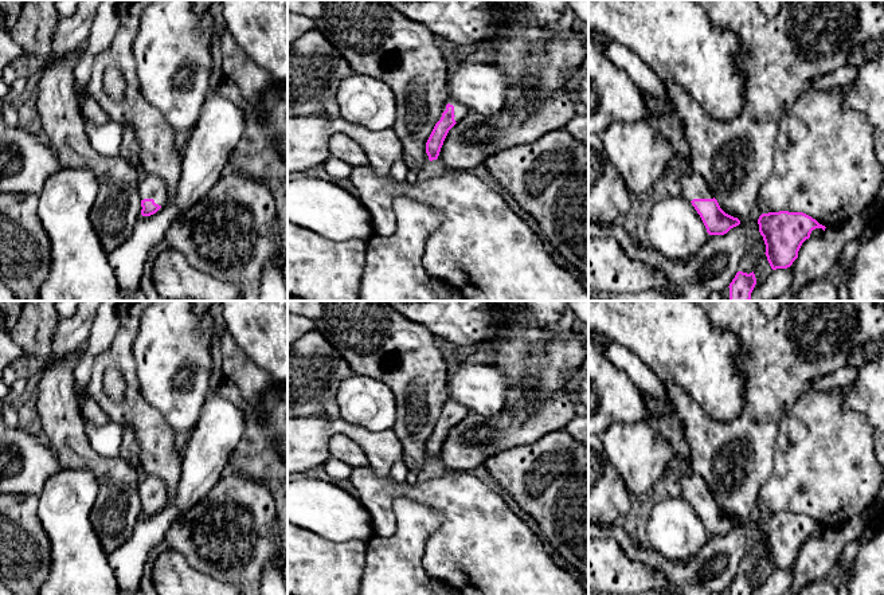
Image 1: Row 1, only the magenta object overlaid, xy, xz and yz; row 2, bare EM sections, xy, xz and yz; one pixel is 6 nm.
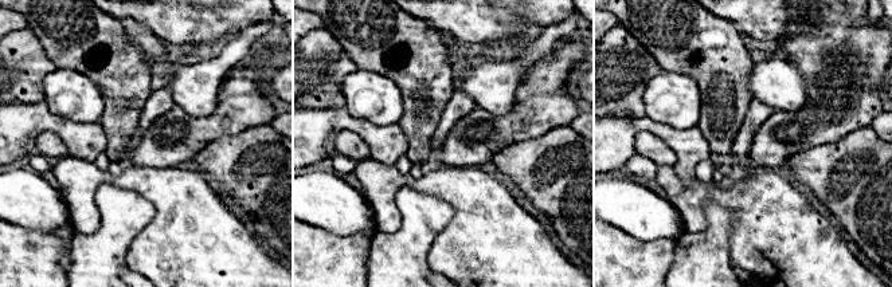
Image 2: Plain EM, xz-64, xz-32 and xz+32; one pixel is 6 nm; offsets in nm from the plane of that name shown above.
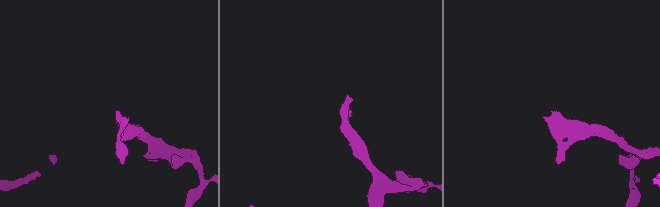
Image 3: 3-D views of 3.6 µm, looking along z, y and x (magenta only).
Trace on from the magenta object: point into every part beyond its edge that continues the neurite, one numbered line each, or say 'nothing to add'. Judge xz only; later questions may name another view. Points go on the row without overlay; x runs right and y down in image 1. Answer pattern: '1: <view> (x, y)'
1: xz (460, 411)

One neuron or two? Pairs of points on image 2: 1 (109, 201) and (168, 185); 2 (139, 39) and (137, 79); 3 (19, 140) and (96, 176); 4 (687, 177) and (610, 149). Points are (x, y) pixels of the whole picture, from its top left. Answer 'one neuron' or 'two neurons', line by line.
1: two neurons
2: two neurons
3: two neurons
4: one neuron

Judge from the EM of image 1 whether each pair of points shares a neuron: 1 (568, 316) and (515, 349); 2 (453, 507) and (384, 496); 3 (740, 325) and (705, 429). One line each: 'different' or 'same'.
1: different
2: same
3: same

